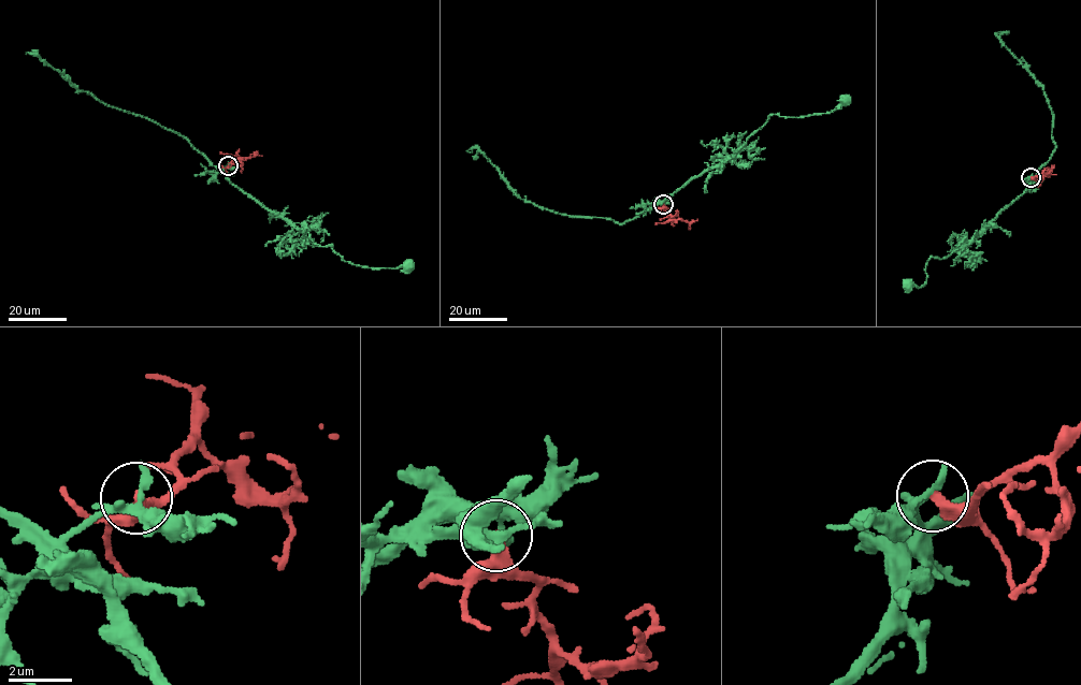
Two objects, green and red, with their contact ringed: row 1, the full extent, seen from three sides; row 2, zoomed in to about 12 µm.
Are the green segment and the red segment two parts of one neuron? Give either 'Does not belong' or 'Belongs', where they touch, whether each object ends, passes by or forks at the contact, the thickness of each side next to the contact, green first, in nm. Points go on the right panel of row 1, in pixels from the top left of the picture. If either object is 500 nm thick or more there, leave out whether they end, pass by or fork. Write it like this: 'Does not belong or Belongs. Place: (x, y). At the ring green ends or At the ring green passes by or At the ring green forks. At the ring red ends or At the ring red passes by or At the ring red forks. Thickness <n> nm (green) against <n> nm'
Does not belong. Place: (1031, 177). At the ring green passes by. At the ring red ends. Thickness 240 nm (green) against 360 nm

